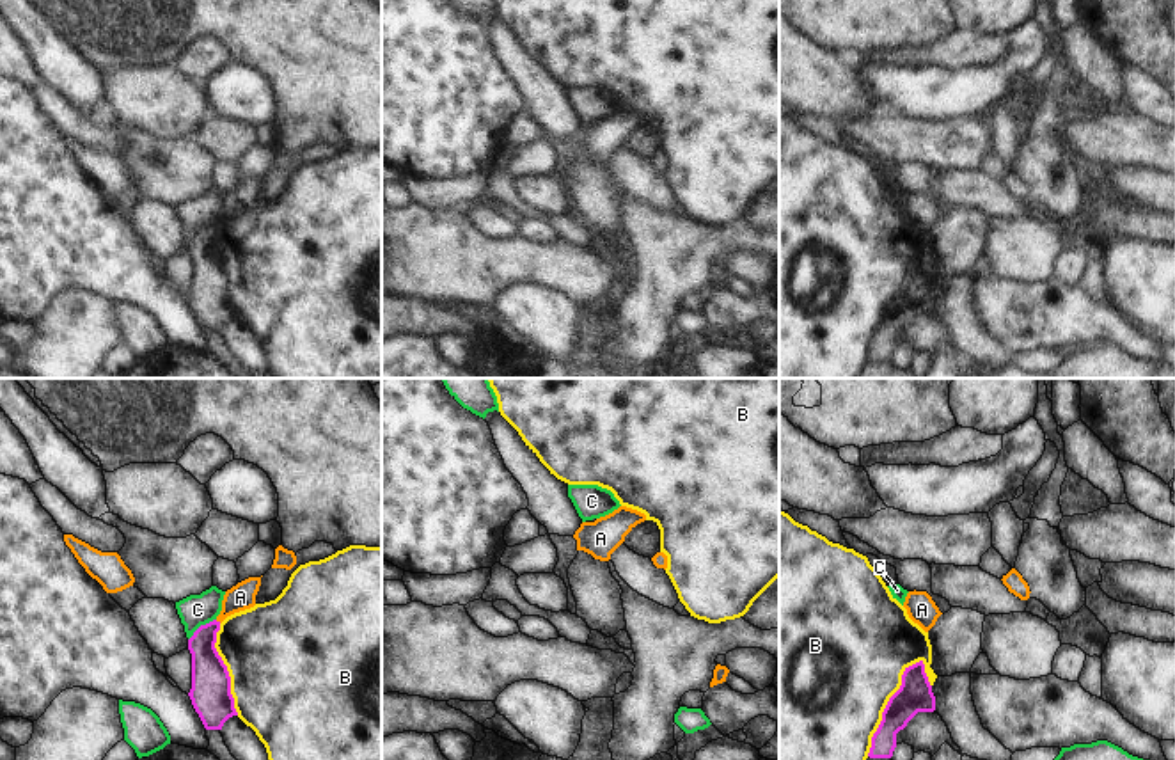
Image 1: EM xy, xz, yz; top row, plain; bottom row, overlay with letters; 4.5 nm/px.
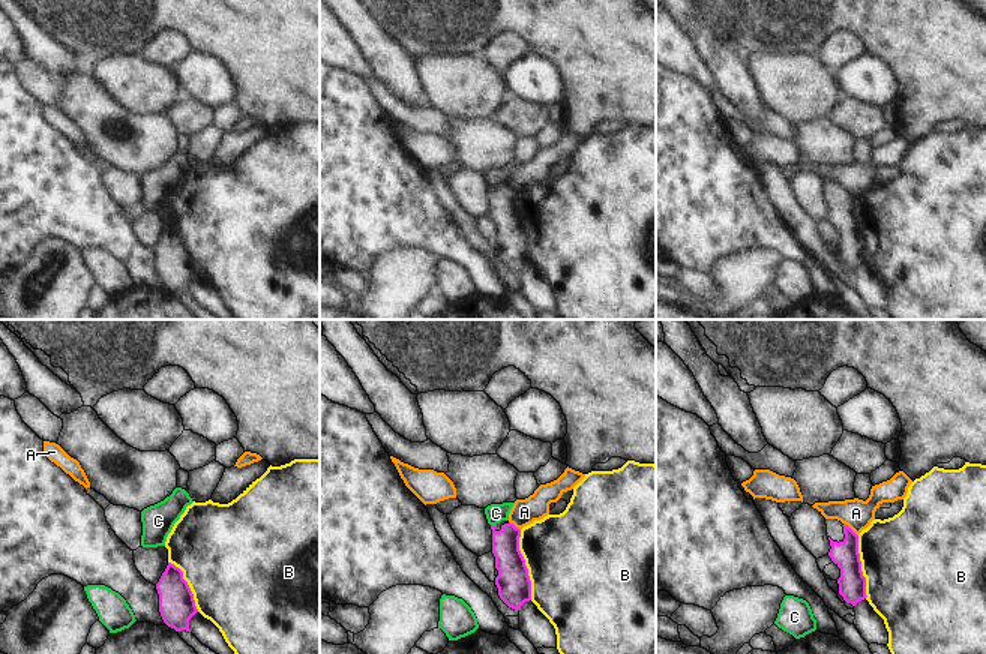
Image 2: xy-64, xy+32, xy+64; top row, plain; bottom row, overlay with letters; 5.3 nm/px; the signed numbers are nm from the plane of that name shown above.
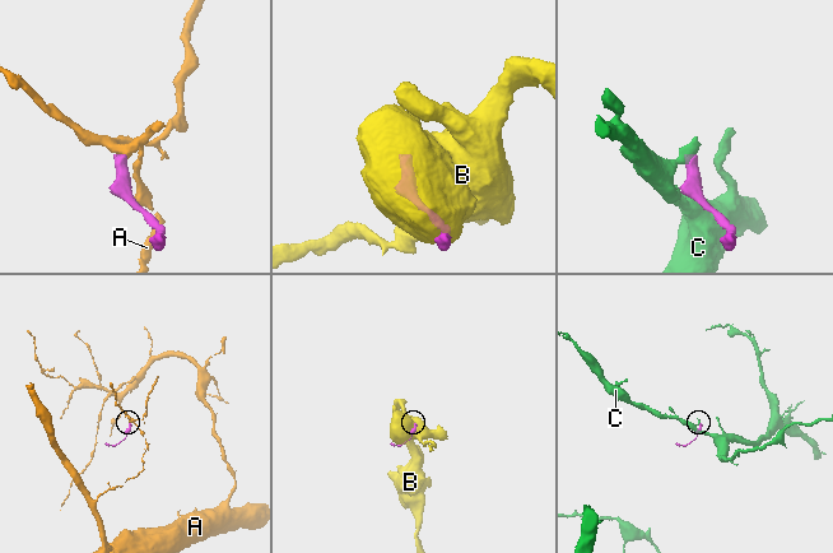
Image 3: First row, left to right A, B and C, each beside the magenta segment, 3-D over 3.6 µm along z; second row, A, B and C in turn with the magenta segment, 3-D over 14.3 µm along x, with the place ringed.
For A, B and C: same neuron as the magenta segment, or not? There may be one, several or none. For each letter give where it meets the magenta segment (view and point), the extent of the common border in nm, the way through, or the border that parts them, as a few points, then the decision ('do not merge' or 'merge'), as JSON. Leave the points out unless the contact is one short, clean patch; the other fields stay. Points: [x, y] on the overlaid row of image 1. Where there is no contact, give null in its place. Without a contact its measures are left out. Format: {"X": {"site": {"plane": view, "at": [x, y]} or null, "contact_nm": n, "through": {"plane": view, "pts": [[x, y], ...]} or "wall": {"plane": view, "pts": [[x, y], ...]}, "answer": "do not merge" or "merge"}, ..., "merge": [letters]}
{"A": {"site": {"plane": "xy", "at": [219, 622]}, "contact_nm": 30, "wall": {"plane": "xy", "pts": [[215, 620], [220, 622]]}, "answer": "do not merge"}, "B": {"site": {"plane": "yz", "at": [886, 705]}, "contact_nm": 500, "answer": "do not merge"}, "C": {"site": {"plane": "xy", "at": [201, 625]}, "contact_nm": 160, "wall": {"plane": "xy", "pts": [[215, 618], [203, 624], [189, 640]]}, "answer": "do not merge"}, "merge": []}

